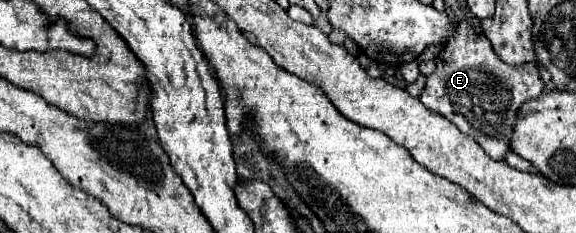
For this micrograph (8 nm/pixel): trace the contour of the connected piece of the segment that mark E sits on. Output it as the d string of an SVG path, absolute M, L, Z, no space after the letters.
M467 22L457 24L457 34L435 58L435 72L427 76L421 102L425 108L451 120L463 134L471 136L491 158L505 160L511 150L511 134L519 108L527 100L541 96L545 84L535 64L507 66L483 34L477 34Z

